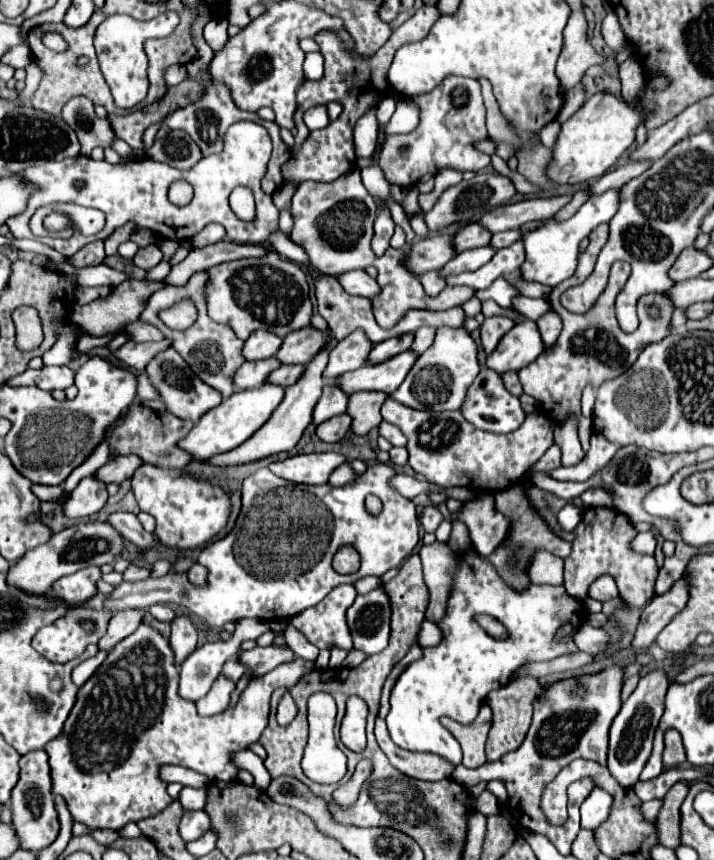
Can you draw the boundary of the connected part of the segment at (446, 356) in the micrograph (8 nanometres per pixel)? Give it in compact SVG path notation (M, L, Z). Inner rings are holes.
M440 327L436 331L434 345L418 357L418 361L406 375L404 383L398 387L398 391L390 395L390 399L414 409L430 409L430 411L460 409L468 387L472 385L472 381L480 371L476 355L478 347L466 329Z

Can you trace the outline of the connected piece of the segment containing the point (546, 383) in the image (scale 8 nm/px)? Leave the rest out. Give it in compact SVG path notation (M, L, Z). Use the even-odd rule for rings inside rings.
M608 223L598 225L588 235L588 239L590 239L590 245L580 255L578 267L576 267L574 275L570 279L562 281L550 293L550 305L560 313L560 317L564 321L564 329L562 329L558 341L552 347L548 347L540 355L540 359L536 359L534 363L530 363L530 365L526 365L526 367L522 367L518 371L518 377L520 377L520 383L524 387L524 393L532 395L540 403L540 409L546 411L546 415L550 419L554 419L554 423L562 423L564 419L568 419L568 415L572 411L578 413L578 417L580 417L580 433L578 435L580 435L580 441L582 441L584 451L588 449L590 425L588 425L588 419L580 415L580 395L582 395L582 389L588 383L592 383L594 387L598 387L606 379L614 379L614 377L622 375L638 359L640 351L648 343L660 341L662 337L666 337L670 333L672 313L674 313L674 303L670 303L670 299L666 299L666 291L662 291L662 293L648 293L648 295L641 297L637 303L638 329L634 333L622 333L622 329L618 327L618 321L614 319L614 299L622 291L622 287L626 285L626 281L630 277L630 264L618 261L612 265L610 281L608 281L606 289L602 291L602 295L598 297L598 301L594 303L594 307L590 307L590 311L586 311L582 315L576 315L576 313L564 309L562 303L560 303L560 295L566 289L570 289L574 285L580 285L590 275L590 271L592 271L592 267L596 263L596 257L598 257L600 249L604 247L606 239L608 239ZM658 303L662 303L662 307L660 307L660 319L658 321L652 321L646 315L646 309L648 309L648 305L658 305Z

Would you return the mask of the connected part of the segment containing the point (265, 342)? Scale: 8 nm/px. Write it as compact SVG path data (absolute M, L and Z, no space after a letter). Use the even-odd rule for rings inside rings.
M254 331L244 343L244 357L248 361L258 361L258 359L268 359L274 357L278 347L282 345L282 339L274 335L272 331Z

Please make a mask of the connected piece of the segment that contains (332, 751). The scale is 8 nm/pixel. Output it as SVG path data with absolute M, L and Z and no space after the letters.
M314 693L308 699L308 724L309 736L301 767L308 779L316 781L322 785L336 785L342 781L342 777L348 771L348 759L346 755L338 749L336 739L334 739L334 719L336 719L336 703L330 693Z

